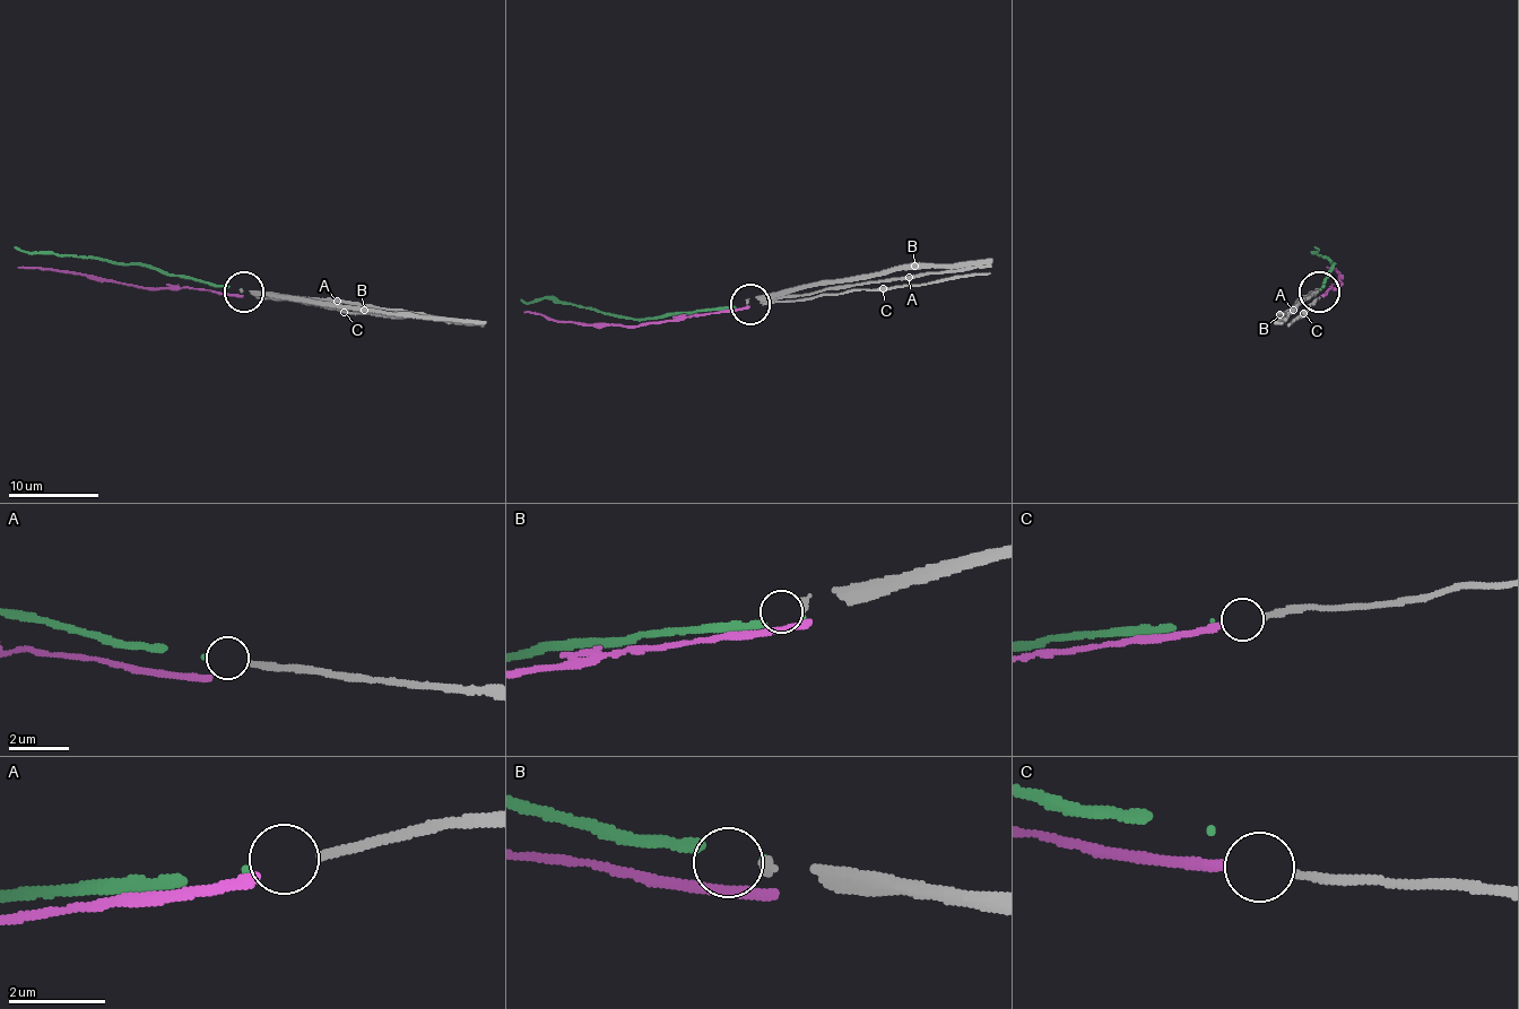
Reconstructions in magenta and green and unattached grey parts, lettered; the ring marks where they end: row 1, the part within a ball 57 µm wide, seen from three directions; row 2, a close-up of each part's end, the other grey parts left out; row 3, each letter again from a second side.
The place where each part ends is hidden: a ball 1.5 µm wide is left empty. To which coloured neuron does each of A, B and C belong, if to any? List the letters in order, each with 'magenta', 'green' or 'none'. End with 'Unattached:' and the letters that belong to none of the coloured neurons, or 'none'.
A: green
B: none
C: magenta
Unattached: B

